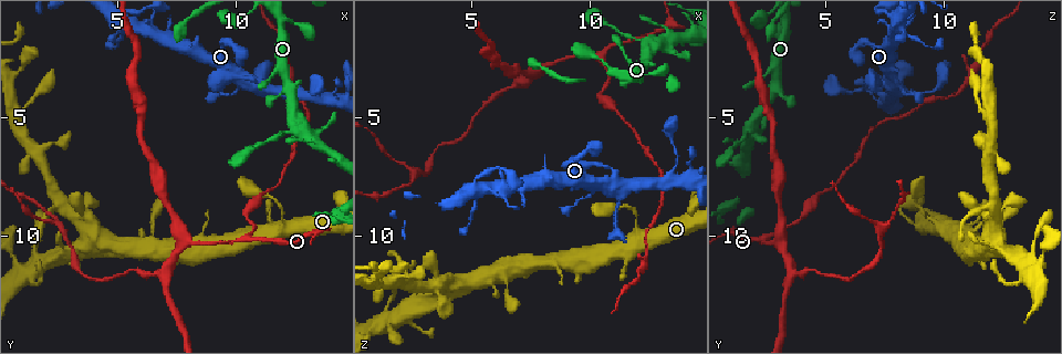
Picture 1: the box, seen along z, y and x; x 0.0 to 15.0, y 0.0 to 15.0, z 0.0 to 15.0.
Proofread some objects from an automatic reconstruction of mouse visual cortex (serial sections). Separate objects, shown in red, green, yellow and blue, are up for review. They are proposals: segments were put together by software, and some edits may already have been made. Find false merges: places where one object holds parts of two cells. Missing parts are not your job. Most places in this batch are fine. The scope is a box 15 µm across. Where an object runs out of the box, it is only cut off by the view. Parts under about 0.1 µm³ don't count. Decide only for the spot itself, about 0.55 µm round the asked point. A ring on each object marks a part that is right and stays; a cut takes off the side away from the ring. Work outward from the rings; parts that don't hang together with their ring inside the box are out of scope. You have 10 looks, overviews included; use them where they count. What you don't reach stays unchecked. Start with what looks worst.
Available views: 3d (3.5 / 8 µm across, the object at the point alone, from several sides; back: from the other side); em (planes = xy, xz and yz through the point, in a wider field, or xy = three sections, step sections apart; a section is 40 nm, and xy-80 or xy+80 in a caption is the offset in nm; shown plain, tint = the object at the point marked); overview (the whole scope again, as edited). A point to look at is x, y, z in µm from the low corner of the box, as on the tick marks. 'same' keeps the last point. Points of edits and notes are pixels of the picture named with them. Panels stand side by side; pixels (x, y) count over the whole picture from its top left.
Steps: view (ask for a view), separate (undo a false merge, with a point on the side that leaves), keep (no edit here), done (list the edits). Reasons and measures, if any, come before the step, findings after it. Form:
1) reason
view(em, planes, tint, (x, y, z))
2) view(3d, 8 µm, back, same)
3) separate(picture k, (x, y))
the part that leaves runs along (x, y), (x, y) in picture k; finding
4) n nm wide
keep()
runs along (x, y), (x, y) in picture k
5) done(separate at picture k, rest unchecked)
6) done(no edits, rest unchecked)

calibre changes
view(em, xy, step 1, tint, (10.5, 10.1, 2.3))

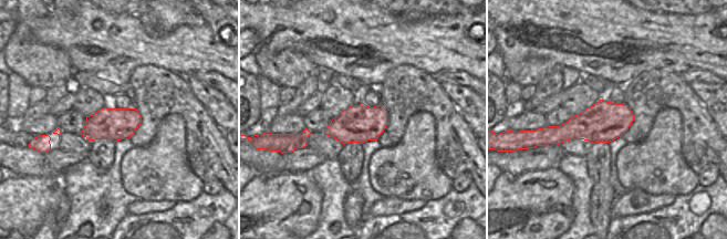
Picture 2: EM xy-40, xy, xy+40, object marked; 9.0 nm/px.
view(3d, 3.5 µm, same)

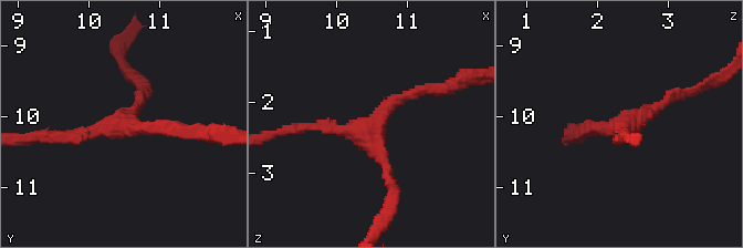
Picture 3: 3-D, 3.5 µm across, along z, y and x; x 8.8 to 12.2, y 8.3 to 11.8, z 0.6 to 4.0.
keep()
runs along (428, 90), (394, 101), (370, 130), (299, 130) in picture 3; continuous, no second cell

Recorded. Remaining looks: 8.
calibre changes
view(3d, 3.5 µm, (12.1, 2.6, 11.4))

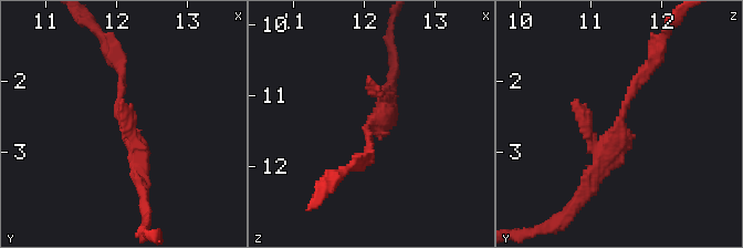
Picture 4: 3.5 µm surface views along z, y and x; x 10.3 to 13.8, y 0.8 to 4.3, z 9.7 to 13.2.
shape alone is not enough
view(em, xy, step 1, tint, (12.05, 2.55, 11.40))

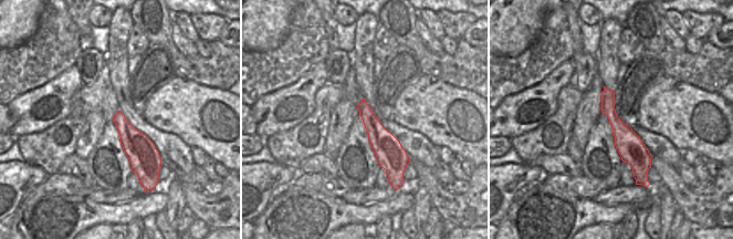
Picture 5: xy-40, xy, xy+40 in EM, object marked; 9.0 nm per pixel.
keep()
runs along (592, 183), (655, 57) in picture 4; continuous, no second cell

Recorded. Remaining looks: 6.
thick turns thin
view(3d, 8 µm, (5.6, 11.4, 4.5))

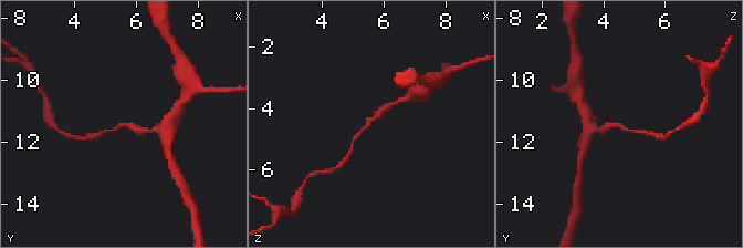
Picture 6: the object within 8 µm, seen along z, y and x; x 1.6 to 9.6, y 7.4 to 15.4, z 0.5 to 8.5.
view(3d, 3.5 µm, (5.6, 11.5, 4.6))

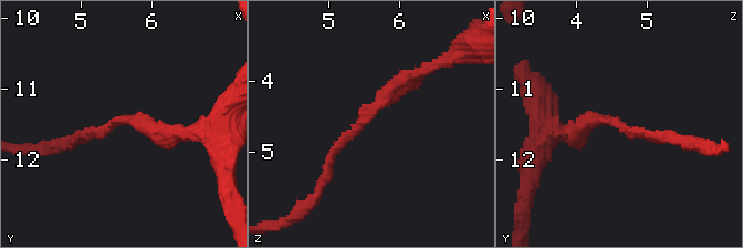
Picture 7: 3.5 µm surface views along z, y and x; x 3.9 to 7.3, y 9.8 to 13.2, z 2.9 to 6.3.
now the EM
view(em, xy, step 1, tint, (5.55, 11.45, 4.50))

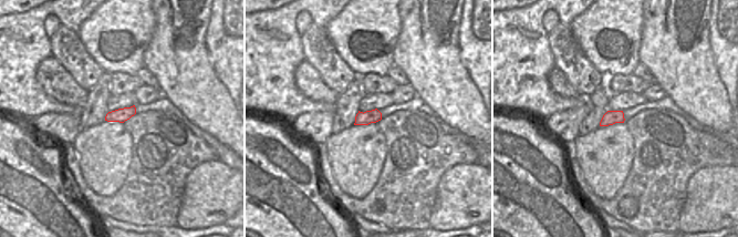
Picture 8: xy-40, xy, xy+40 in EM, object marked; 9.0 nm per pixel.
arms of 150, 200 nm
keep()
runs along (421, 71), (367, 114), (326, 171) in picture 7; continuous, no second cell

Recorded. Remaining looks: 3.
view(3d, 3.5 µm, (3.2, 11.3, 6.7))

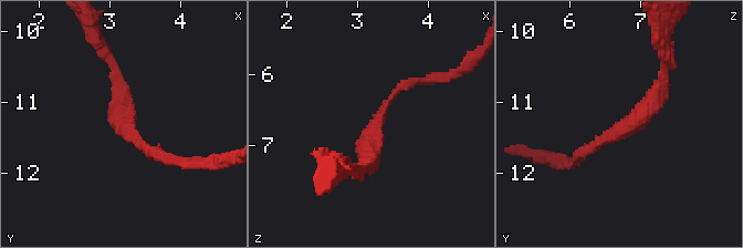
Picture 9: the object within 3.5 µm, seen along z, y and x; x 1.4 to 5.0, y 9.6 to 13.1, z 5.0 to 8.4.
keep()
runs along (576, 157), (632, 124), (663, 73) in picture 9; continuous, no second cell

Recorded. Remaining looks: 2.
done(no edits, rest unchecked)

